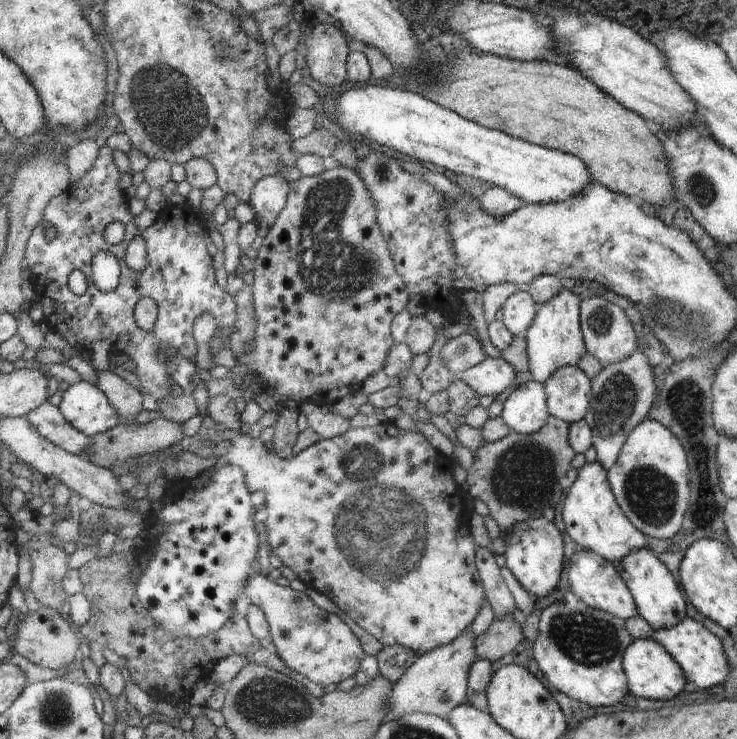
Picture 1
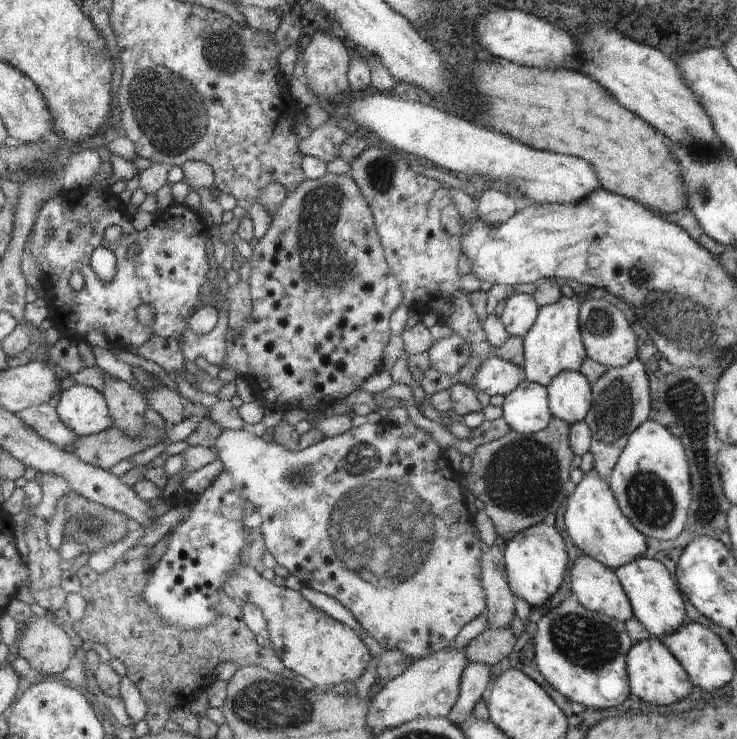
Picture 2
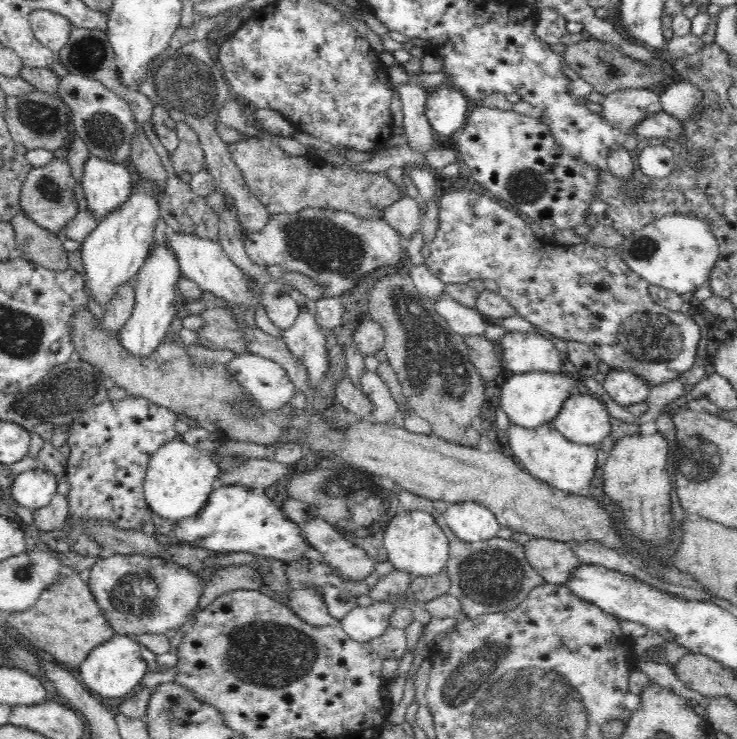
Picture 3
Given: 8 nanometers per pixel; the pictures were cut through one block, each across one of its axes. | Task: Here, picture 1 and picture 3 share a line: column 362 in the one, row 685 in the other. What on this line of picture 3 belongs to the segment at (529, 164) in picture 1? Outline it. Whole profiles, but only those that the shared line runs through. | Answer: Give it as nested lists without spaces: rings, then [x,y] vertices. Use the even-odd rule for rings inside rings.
[[[115,634],[110,640],[102,642],[96,646],[86,660],[79,666],[81,682],[86,684],[86,688],[100,698],[118,698],[126,696],[134,690],[134,686],[141,684],[144,674],[146,674],[146,660],[140,653],[138,642],[127,635]]]

